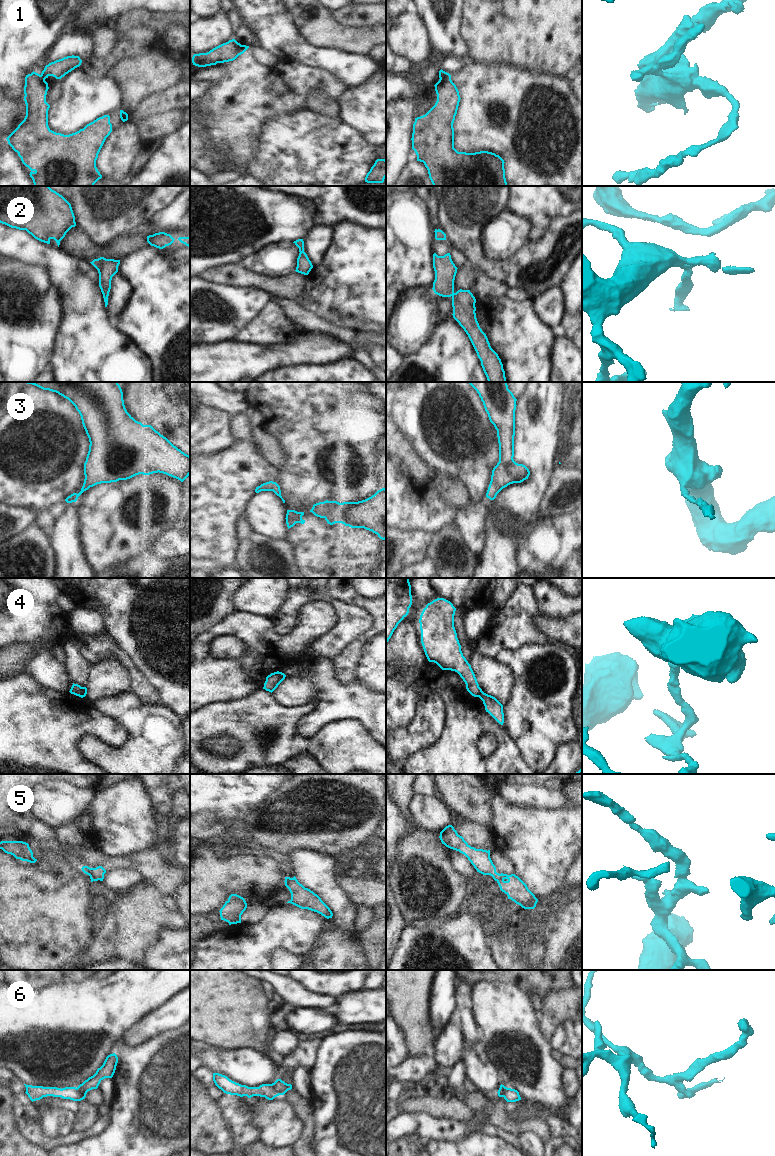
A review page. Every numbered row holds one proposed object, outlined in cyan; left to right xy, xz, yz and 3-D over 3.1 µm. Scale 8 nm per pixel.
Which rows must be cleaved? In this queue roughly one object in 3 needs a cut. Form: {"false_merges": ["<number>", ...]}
{"false_merges": ["1", "4", "6"]}

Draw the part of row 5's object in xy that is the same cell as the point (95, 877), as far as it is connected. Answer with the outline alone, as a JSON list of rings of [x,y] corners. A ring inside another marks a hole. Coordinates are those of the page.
[[[83,866],[82,871],[90,876],[91,882],[93,881],[103,881],[104,874],[106,873],[106,870],[102,866],[98,866],[96,868],[90,868],[88,866]]]

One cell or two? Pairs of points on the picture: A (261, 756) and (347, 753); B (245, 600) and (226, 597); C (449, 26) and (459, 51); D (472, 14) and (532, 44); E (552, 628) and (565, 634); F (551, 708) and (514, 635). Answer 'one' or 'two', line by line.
A: one
B: two
C: one
D: one
E: one
F: two

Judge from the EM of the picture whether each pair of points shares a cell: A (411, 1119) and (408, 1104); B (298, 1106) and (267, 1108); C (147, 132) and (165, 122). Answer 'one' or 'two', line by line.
A: two
B: two
C: one

